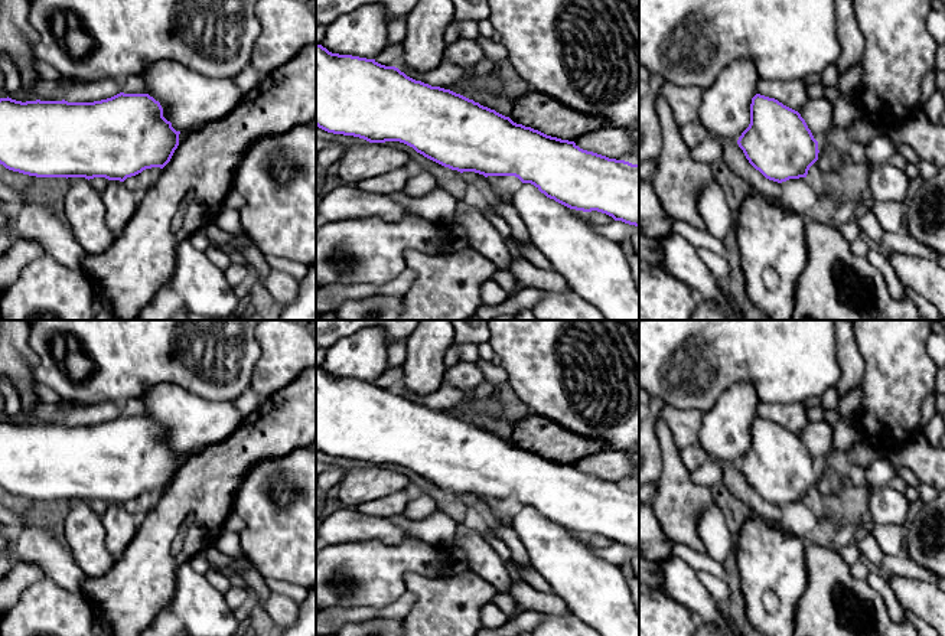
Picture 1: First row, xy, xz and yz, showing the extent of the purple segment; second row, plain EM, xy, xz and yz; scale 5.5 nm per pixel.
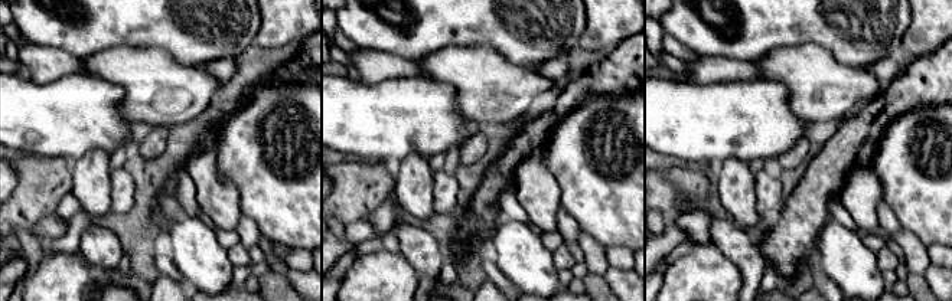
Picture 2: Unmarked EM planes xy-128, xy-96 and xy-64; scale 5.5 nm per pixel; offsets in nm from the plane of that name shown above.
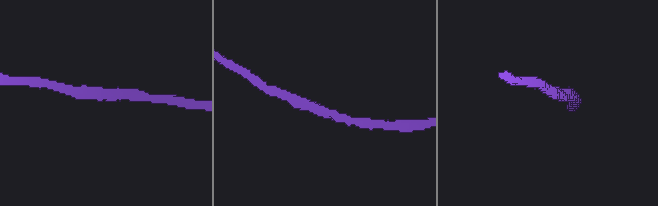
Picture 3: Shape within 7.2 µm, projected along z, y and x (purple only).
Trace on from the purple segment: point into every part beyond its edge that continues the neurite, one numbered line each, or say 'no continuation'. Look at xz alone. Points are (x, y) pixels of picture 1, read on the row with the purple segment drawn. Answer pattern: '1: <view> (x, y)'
no continuation

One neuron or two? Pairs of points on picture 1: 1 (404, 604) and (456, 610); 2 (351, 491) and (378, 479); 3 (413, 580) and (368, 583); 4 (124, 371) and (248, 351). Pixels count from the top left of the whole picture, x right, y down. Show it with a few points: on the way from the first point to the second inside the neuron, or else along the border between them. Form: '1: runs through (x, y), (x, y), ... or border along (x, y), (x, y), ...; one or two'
1: border along (409, 590), (416, 597), (416, 602), (403, 617); two
2: runs through (358, 486), (371, 482); one
3: border along (403, 574), (419, 573), (433, 579); two
4: runs through (156, 371), (186, 371), (202, 382), (220, 382); one

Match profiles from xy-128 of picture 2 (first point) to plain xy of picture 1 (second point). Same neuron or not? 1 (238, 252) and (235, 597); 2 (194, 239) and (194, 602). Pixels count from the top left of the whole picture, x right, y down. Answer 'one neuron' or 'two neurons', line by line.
1: one neuron
2: one neuron

